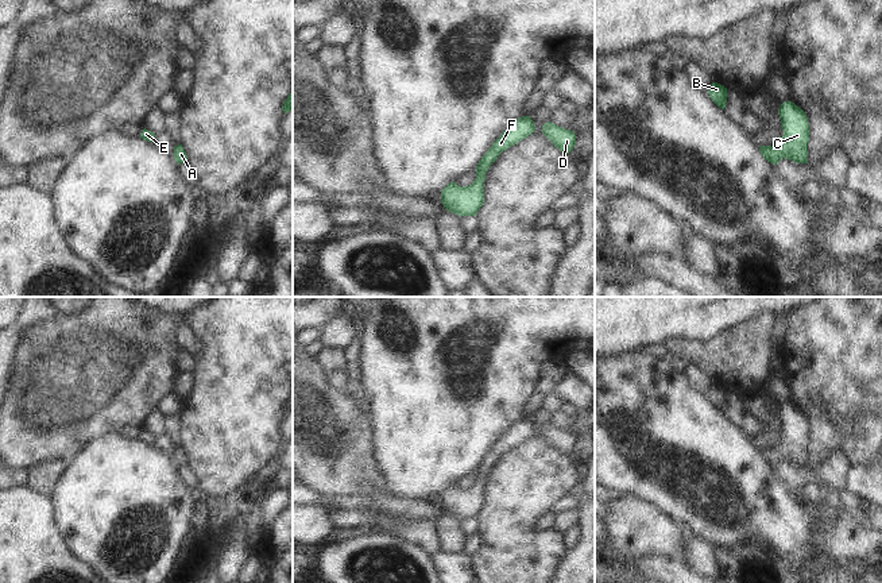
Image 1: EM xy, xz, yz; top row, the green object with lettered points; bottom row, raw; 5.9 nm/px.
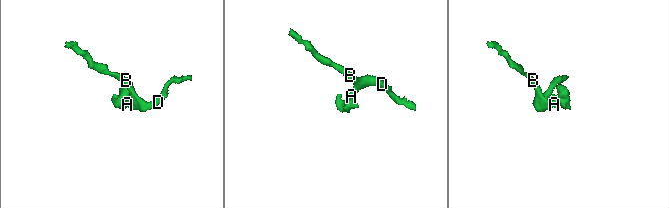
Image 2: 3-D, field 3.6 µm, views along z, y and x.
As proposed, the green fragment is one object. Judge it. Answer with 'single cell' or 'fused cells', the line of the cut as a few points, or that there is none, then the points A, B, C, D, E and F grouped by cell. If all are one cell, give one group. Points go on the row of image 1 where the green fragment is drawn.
single cell; no cut; A B C D E F

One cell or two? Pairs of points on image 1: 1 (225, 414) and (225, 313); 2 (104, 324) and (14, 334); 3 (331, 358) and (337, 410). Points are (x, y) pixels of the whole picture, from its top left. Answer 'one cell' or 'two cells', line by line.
1: one cell
2: two cells
3: two cells

